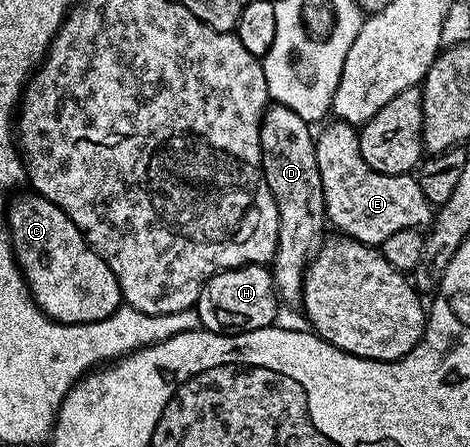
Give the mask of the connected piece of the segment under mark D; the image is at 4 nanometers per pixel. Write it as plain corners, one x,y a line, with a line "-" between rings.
268,105
263,112
263,123
259,125
259,143
263,149
263,175
273,192
277,204
279,231
277,248
271,276
275,282
275,292
284,303
298,303
303,297
303,276
324,237
325,196
321,188
321,172
317,168
315,138
312,127
285,106

